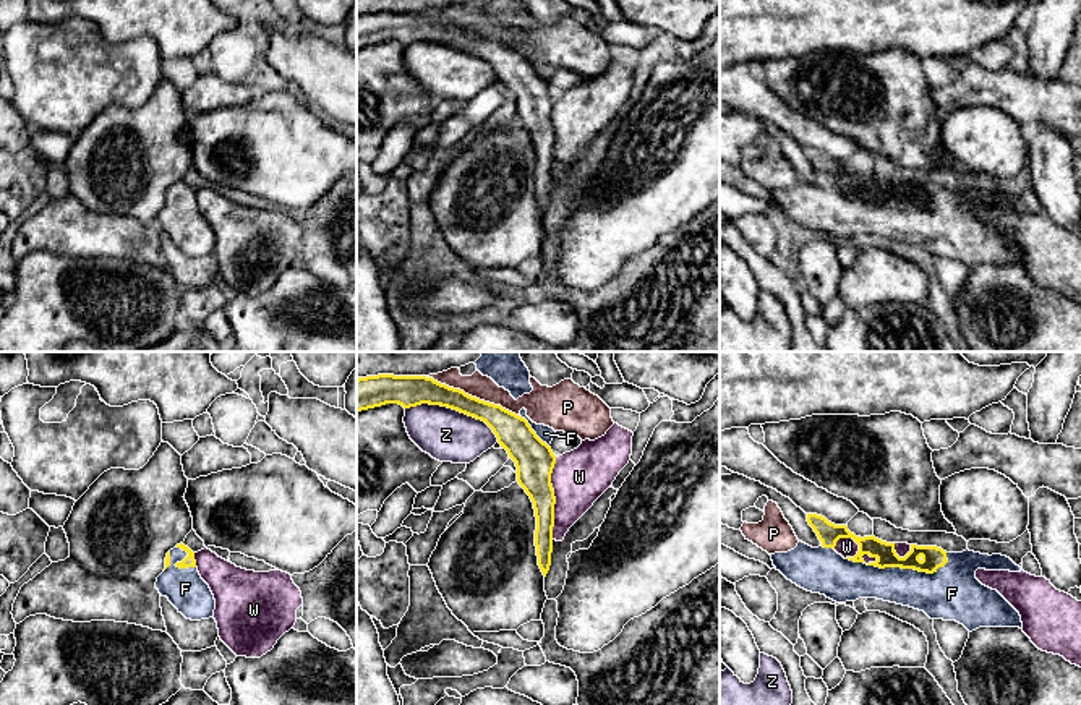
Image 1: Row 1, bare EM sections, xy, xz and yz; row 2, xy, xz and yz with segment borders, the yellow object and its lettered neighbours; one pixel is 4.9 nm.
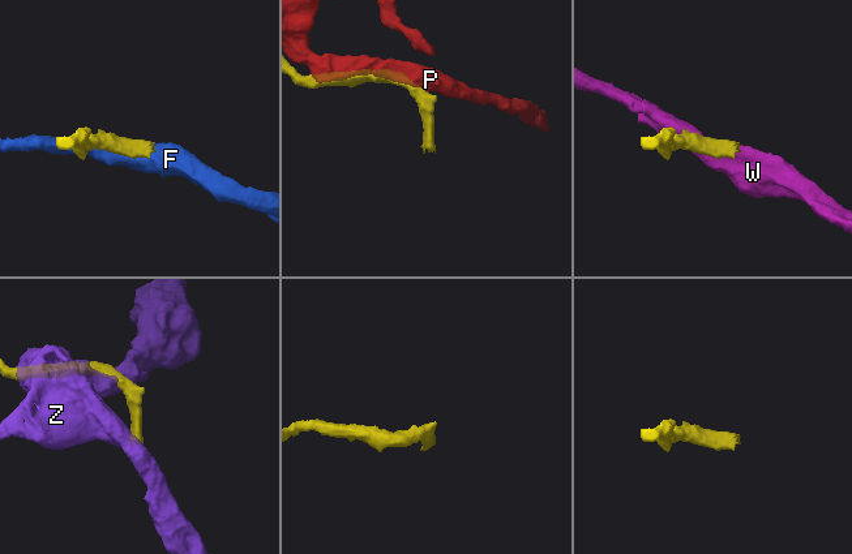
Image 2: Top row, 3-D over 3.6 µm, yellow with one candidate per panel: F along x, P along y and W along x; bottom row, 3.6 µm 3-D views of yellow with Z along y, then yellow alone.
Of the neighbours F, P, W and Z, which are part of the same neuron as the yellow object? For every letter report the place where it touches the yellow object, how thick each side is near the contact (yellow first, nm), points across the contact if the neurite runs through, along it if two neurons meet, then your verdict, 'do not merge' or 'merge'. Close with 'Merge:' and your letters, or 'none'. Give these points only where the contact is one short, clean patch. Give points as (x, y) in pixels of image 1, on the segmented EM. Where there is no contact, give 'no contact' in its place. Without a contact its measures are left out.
F: contact yz (898, 566); calibres 110 and 220 nm; merge
P: contact xz (470, 396); calibres 160 and 120 nm; do not merge
W: contact xz (555, 498); calibres 190 and 280 nm; do not merge
Z: contact xz (454, 409); calibres 160 and 260 nm; do not merge
Merge: F

